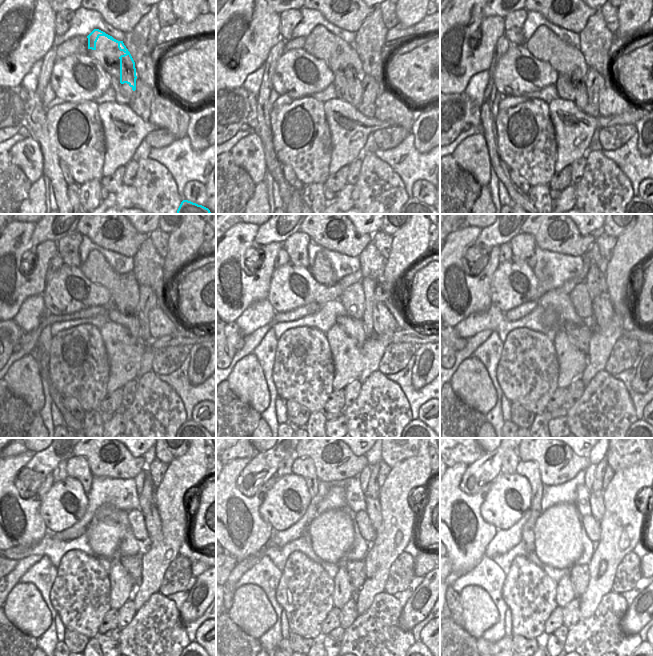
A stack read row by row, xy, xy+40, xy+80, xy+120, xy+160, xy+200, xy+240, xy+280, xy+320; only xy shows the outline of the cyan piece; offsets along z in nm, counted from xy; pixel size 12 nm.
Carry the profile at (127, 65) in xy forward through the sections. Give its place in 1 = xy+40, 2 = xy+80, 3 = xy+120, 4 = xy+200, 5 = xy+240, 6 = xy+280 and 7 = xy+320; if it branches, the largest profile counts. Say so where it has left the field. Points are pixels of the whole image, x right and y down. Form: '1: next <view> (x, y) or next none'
1: next xy+40 (353, 70)
2: next xy+80 (576, 68)
3: next xy+120 (126, 300)
4: next xy+200 (582, 303)
5: next xy+240 (135, 517)
6: next xy+280 (366, 529)
7: next xy+320 (592, 527)

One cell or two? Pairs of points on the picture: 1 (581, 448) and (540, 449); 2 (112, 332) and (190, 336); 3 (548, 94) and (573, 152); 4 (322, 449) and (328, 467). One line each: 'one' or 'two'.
1: two
2: one
3: two
4: one

